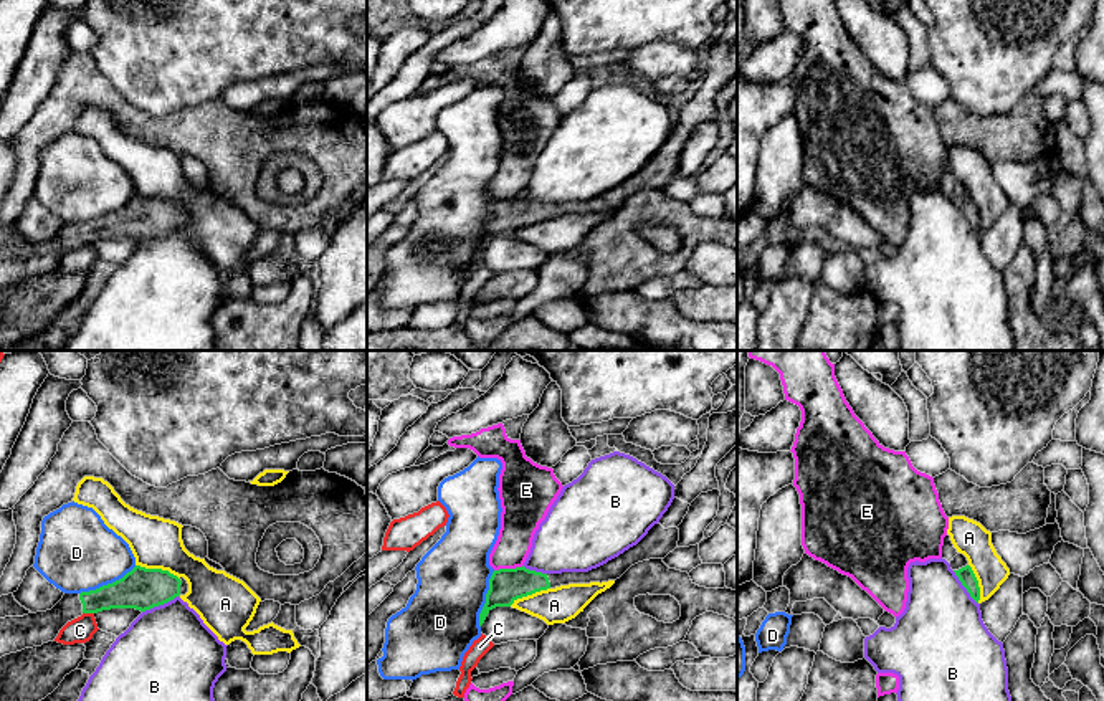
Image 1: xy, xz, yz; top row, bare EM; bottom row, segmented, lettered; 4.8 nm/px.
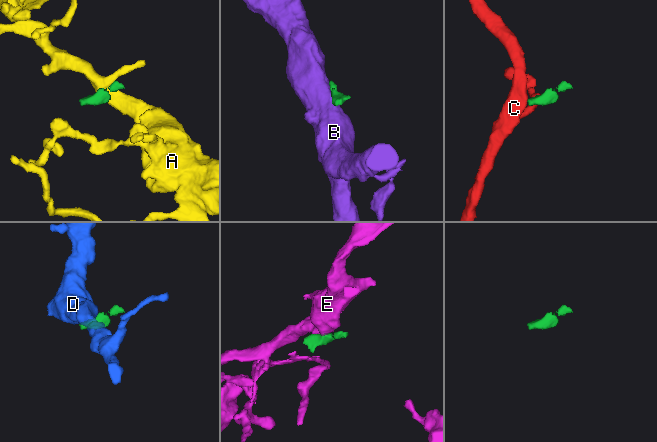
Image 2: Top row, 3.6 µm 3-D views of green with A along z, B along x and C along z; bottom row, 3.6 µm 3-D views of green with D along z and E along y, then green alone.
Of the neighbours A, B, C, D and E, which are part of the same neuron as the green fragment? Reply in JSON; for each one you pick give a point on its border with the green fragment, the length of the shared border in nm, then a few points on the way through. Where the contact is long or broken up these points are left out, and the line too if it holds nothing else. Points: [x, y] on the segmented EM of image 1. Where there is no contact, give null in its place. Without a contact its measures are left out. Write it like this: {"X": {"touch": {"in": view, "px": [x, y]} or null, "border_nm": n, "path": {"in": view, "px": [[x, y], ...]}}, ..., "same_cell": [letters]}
{"same_cell": []}

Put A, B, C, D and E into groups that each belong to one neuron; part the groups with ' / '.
A / B / C / D / E

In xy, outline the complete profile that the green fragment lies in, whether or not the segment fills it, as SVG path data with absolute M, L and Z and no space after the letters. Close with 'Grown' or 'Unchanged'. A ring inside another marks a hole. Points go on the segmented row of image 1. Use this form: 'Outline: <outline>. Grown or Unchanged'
Outline: M136 565L122 579L96 590L64 594L51 610L0 618L0 658L53 641L68 622L83 613L111 608L145 612L187 592L188 584L183 577L178 579L162 569Z. Grown

